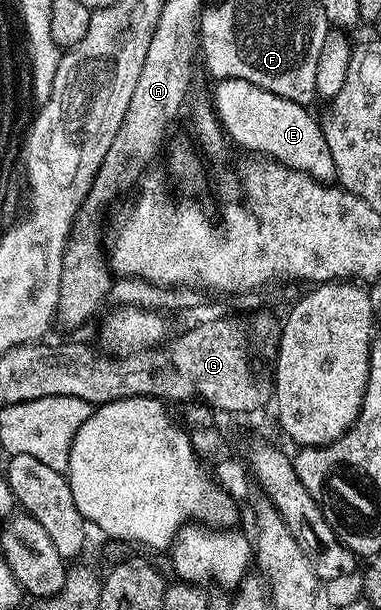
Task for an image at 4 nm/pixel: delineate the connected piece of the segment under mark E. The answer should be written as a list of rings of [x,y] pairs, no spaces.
[[[239,78],[219,79],[214,85],[216,85],[214,94],[210,100],[221,120],[223,131],[233,143],[235,141],[244,149],[256,152],[255,154],[272,158],[298,171],[304,171],[318,182],[330,184],[337,179],[332,152],[329,151],[327,141],[324,139],[322,125],[317,117],[312,116],[309,107],[303,103],[276,96],[267,89],[262,89],[258,85],[252,85],[250,81]]]

